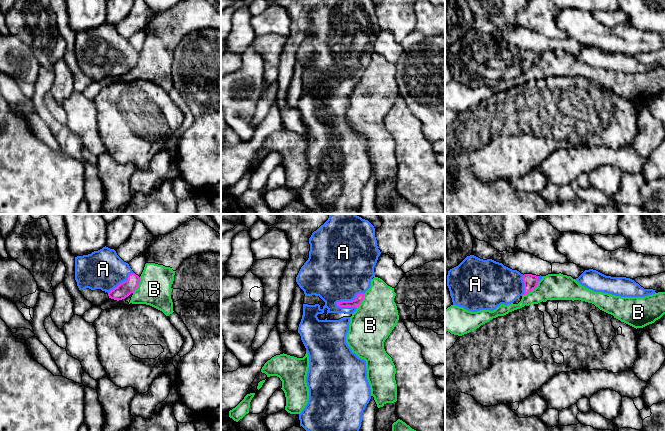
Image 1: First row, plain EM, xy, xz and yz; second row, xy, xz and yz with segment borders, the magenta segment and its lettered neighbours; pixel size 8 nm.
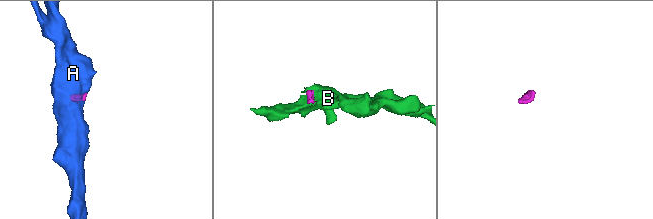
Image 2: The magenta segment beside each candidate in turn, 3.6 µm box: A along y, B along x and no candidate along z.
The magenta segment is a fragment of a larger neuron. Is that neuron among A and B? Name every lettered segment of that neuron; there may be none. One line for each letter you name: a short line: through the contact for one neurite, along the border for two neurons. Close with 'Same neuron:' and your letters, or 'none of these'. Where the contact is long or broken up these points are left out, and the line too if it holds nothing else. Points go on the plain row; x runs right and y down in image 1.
A: xz (359, 73), (355, 73), (350, 77), (343, 70), (339, 48)
Same neuron: A

